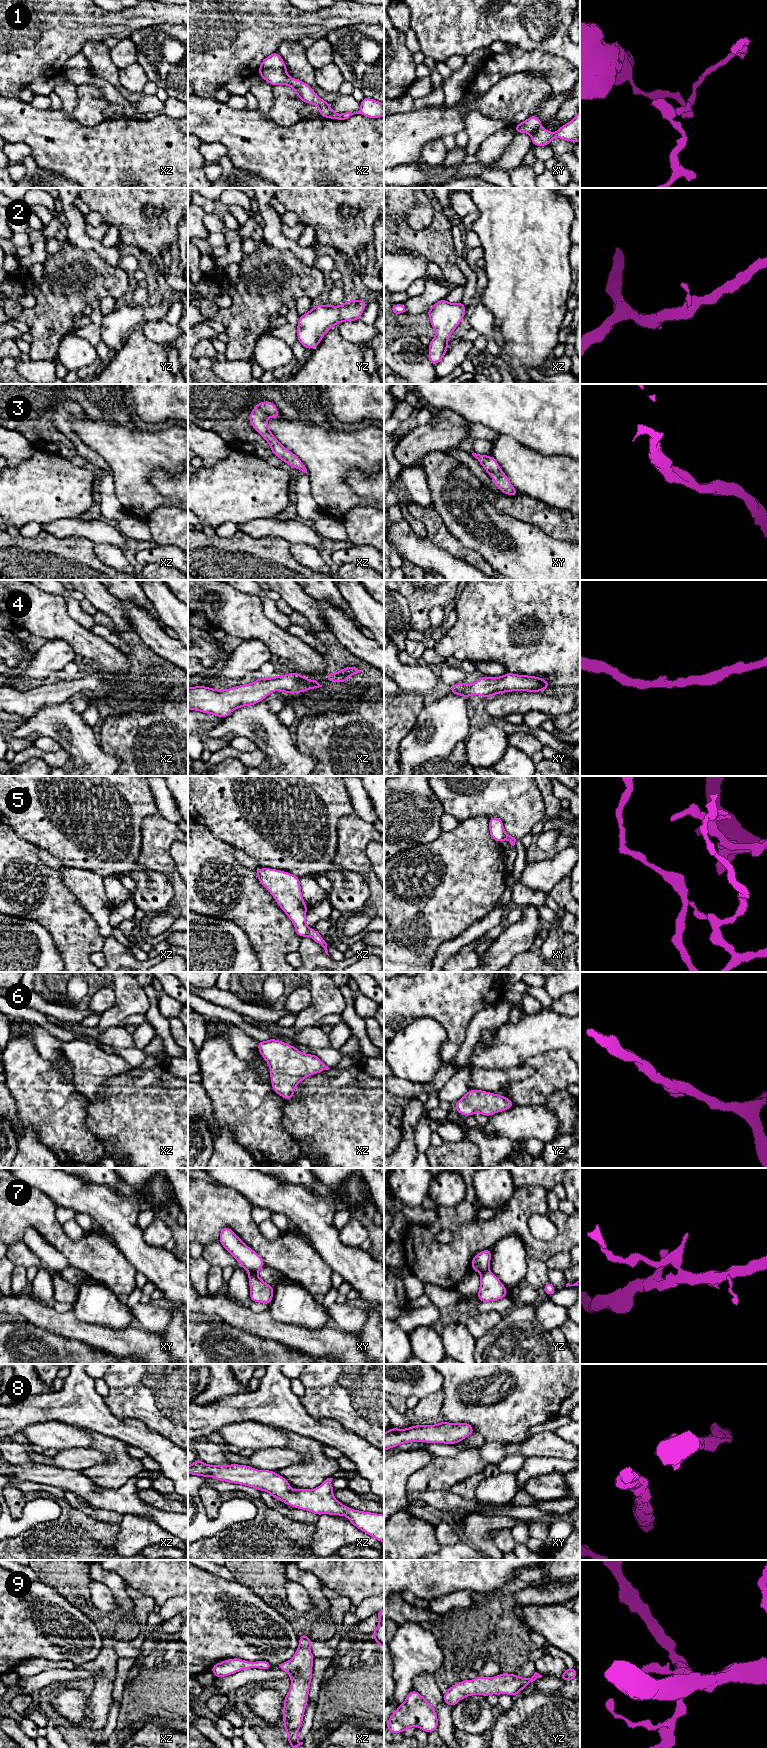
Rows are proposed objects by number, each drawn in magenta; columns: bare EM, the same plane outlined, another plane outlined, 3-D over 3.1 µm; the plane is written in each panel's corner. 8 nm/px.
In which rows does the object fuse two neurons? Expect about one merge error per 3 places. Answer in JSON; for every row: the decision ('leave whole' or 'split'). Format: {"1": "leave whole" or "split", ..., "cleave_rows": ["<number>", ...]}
{"1": "split", "2": "leave whole", "3": "leave whole", "4": "leave whole", "5": "split", "6": "leave whole", "7": "split", "8": "leave whole", "9": "leave whole", "cleave_rows": ["1", "5", "7"]}

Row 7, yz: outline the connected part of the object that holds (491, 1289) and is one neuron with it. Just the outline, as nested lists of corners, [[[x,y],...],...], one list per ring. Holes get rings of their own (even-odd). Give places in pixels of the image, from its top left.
[[[491,1271],[481,1274],[478,1302],[497,1301],[507,1297],[508,1291],[501,1281]]]

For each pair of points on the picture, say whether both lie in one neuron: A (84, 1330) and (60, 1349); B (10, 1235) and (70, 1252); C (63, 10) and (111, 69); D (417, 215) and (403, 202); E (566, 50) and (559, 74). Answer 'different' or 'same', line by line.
A: different
B: same
C: different
D: different
E: different

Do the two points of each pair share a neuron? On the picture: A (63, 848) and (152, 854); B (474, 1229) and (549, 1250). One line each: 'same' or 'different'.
A: different
B: same

